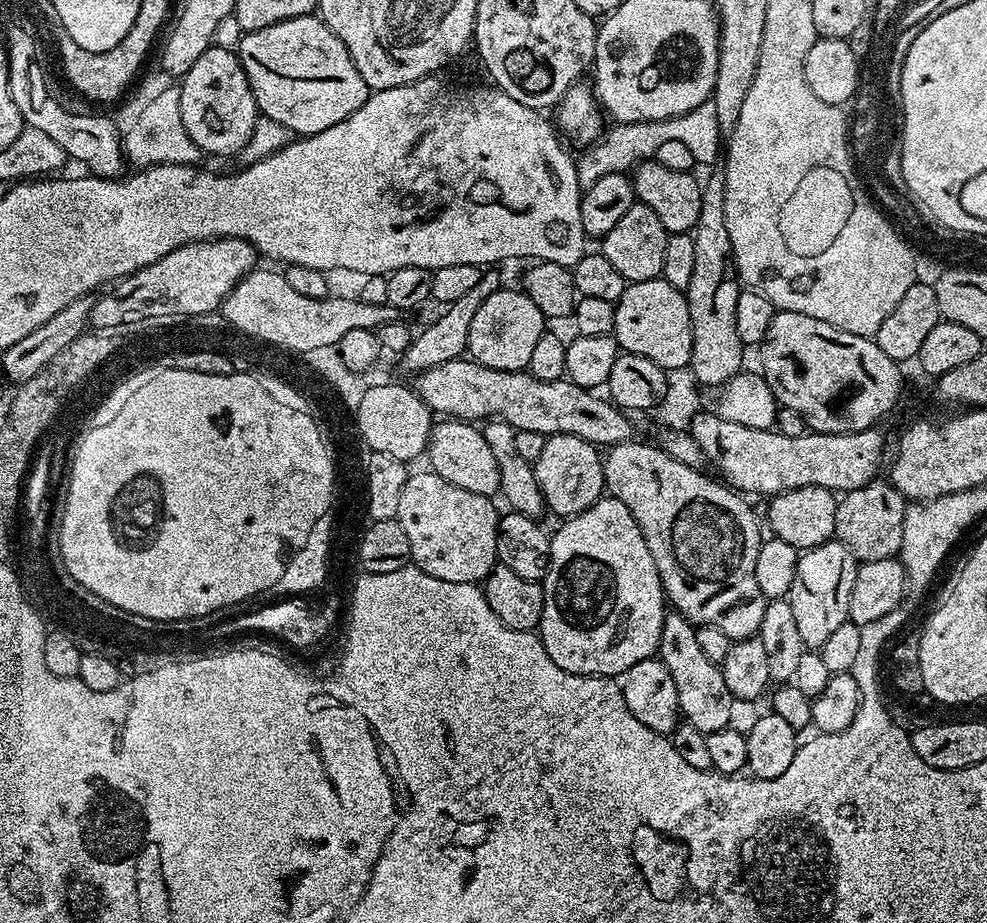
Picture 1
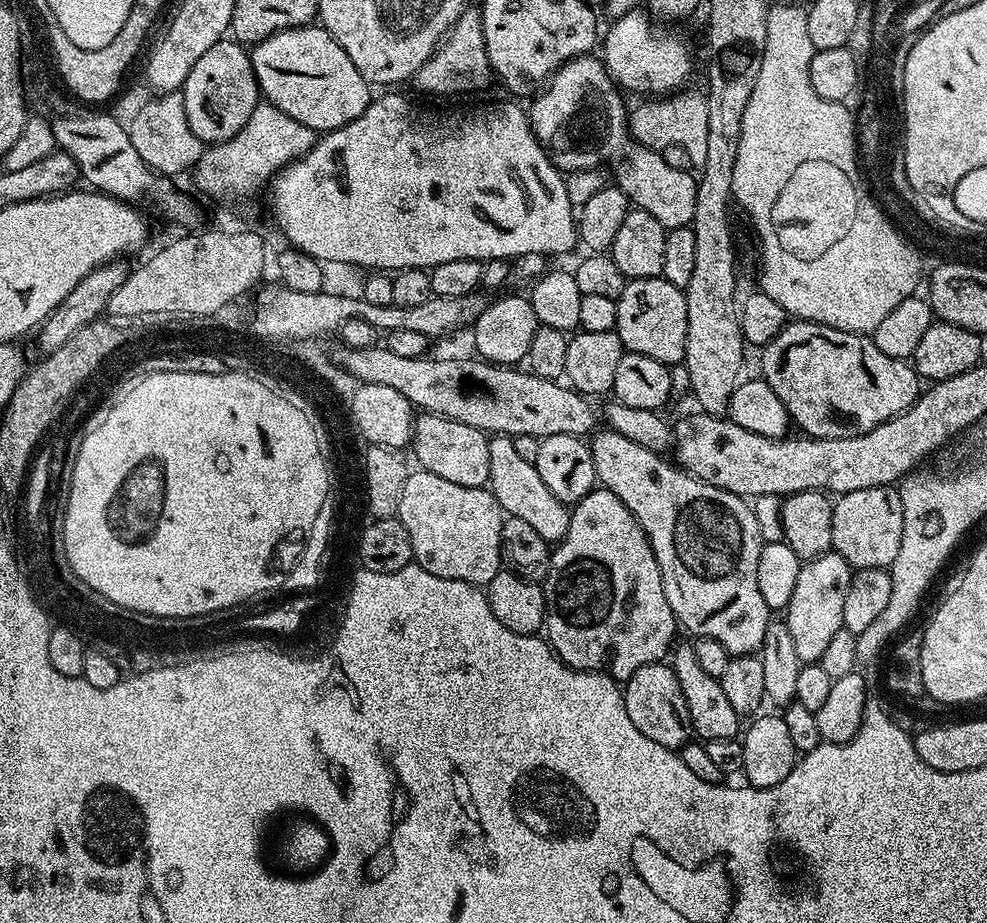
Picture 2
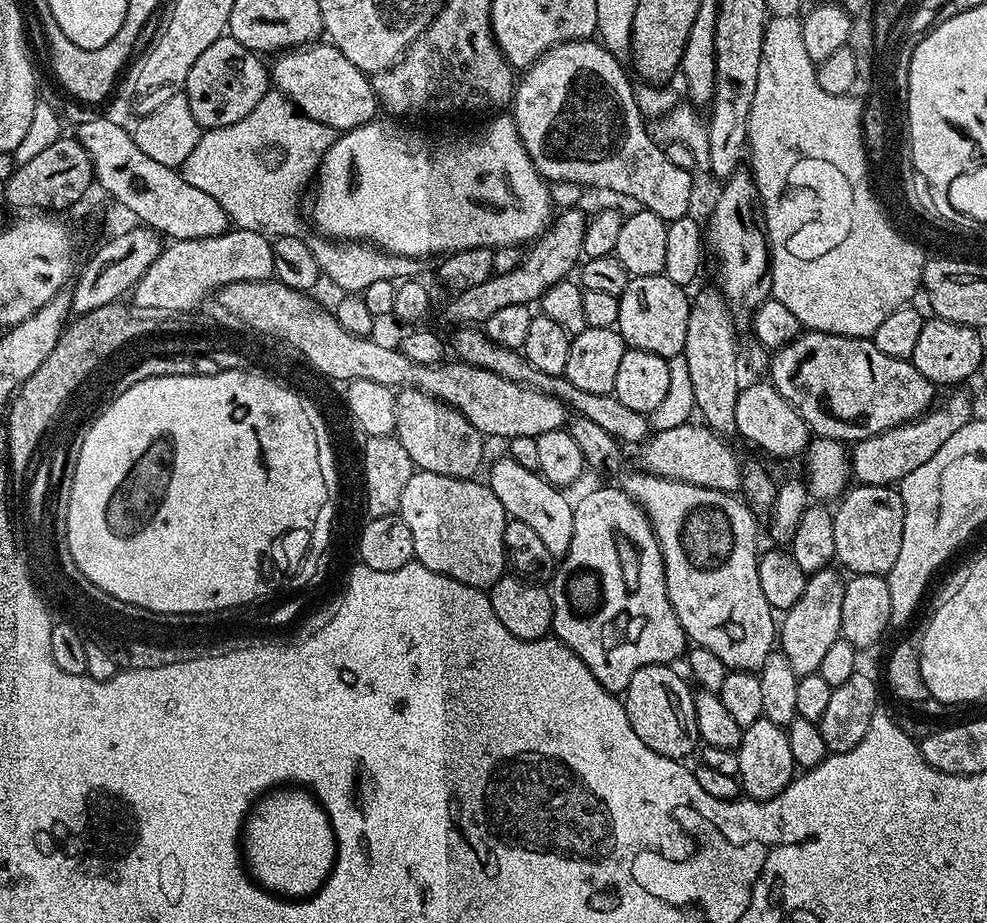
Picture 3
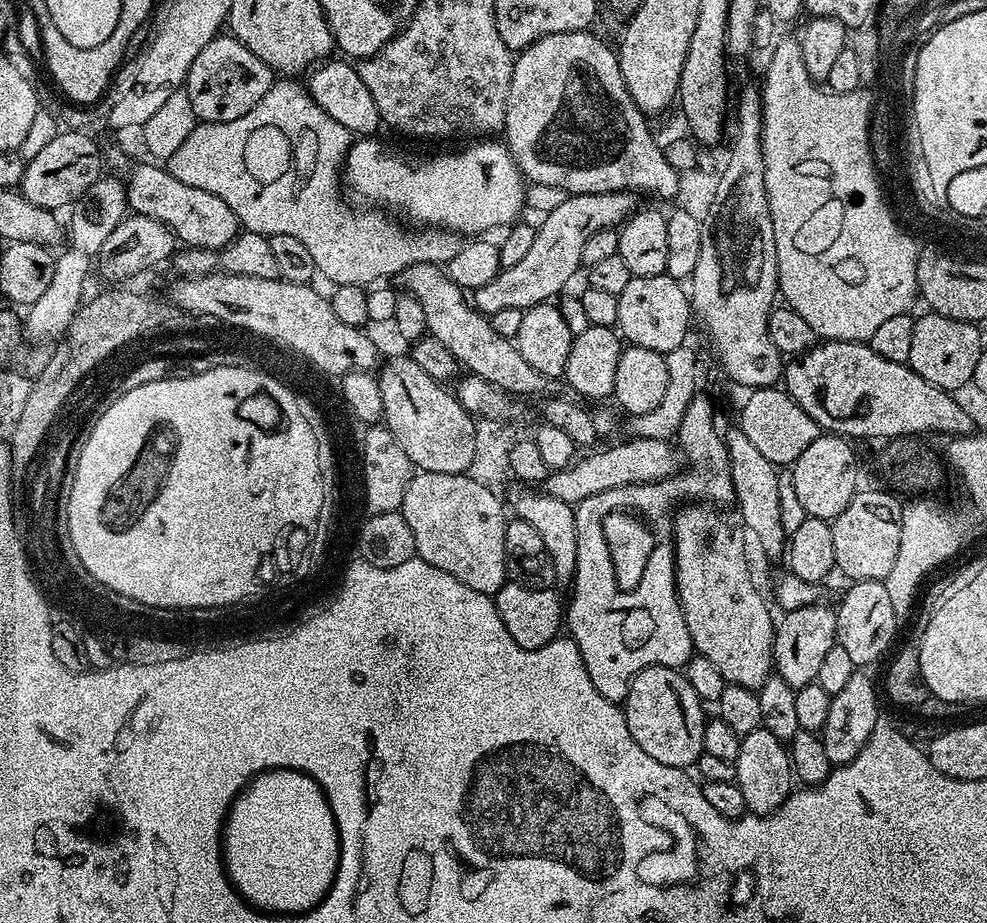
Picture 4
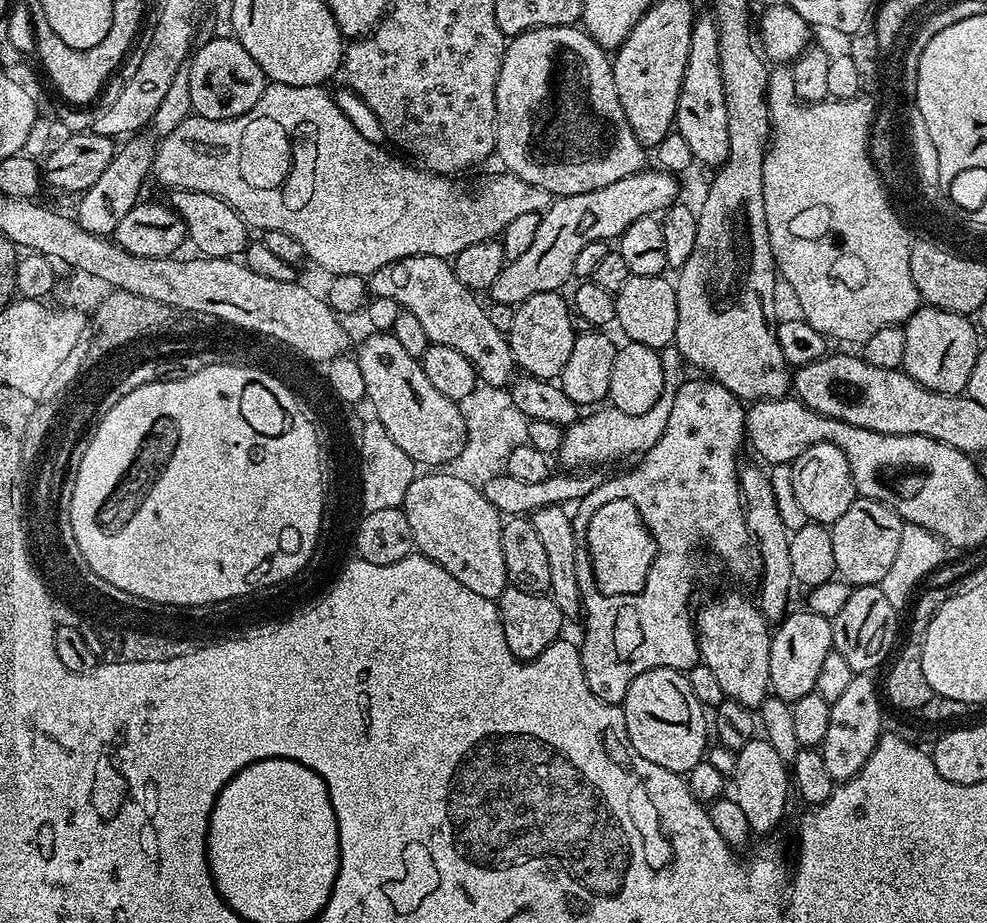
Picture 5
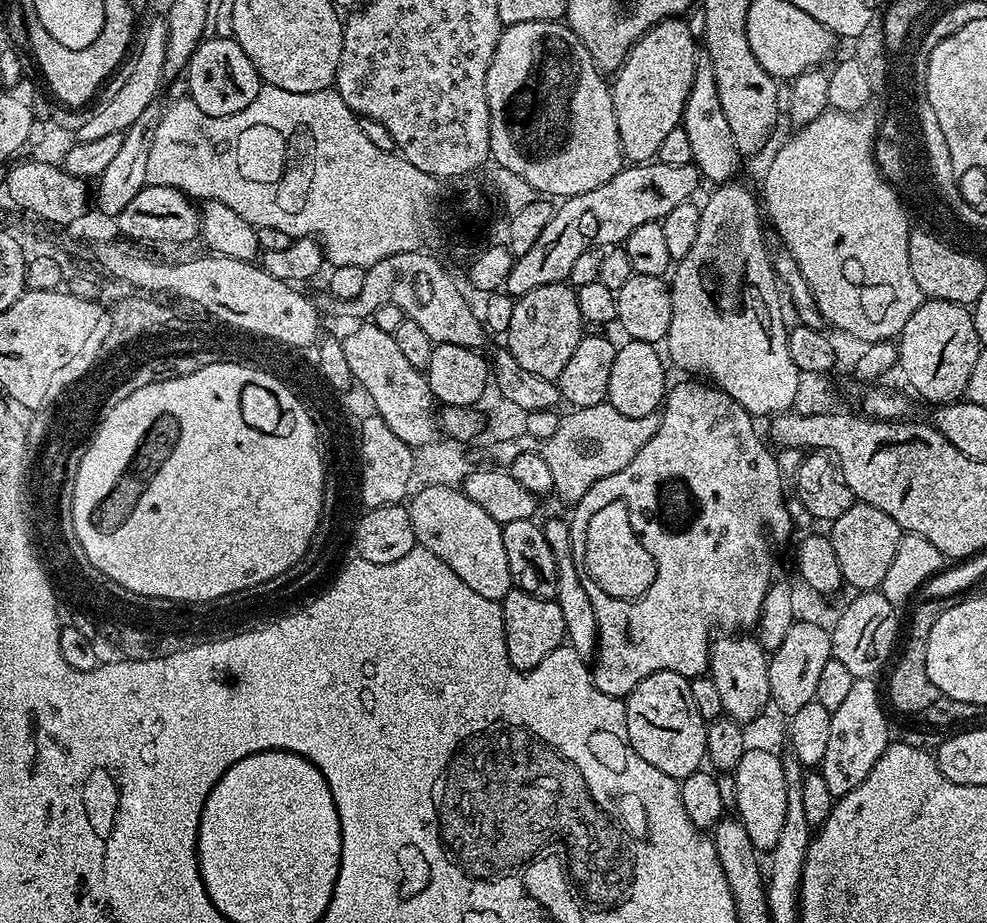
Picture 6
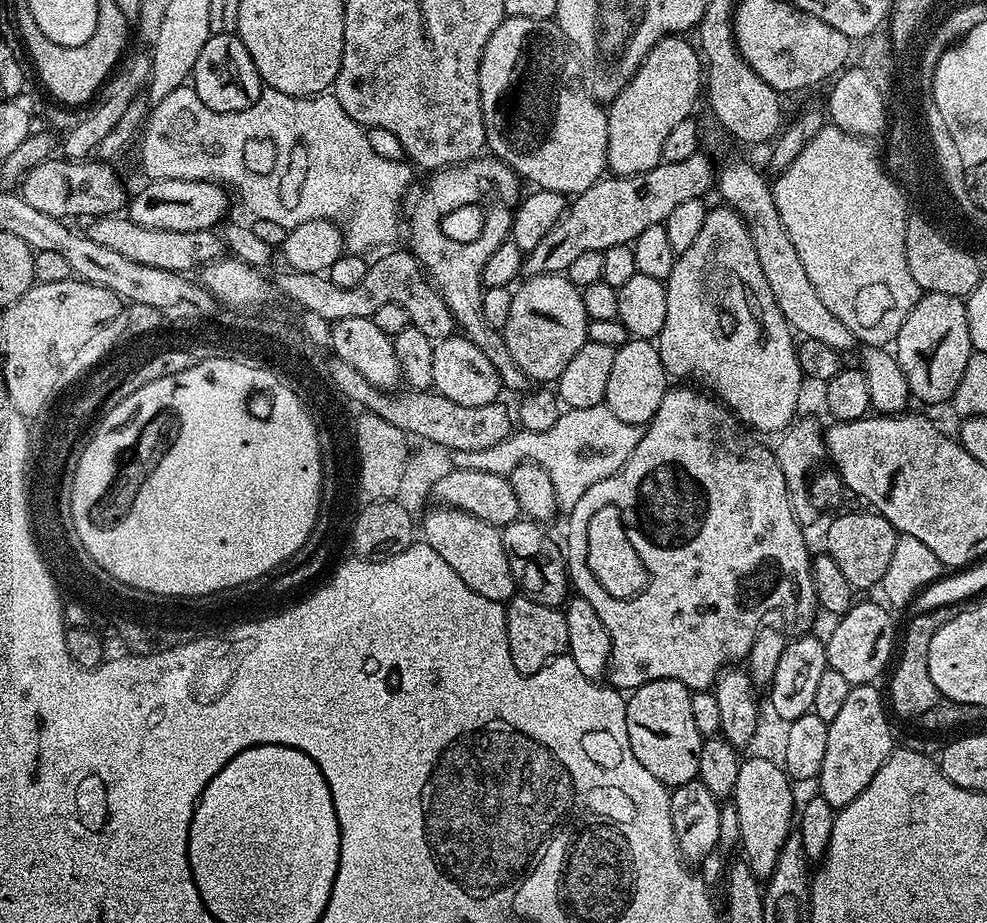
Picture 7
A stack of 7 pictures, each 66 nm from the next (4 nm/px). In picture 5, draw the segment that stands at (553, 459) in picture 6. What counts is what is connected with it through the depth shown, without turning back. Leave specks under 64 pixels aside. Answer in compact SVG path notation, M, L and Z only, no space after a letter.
M669 346L660 352L660 361L662 362L662 370L664 371L664 389L658 398L658 402L654 402L654 406L650 406L650 410L646 410L643 414L622 414L622 410L611 406L600 406L589 416L581 415L573 424L564 428L564 437L562 438L562 446L558 453L558 459L561 460L563 467L568 470L592 470L596 464L608 464L611 460L620 460L623 456L635 457L637 454L649 452L658 442L658 438L662 438L662 434L666 434L666 422L670 419L670 410L674 407L674 396L676 389L681 388L686 379L686 361L682 358L682 354L675 346Z

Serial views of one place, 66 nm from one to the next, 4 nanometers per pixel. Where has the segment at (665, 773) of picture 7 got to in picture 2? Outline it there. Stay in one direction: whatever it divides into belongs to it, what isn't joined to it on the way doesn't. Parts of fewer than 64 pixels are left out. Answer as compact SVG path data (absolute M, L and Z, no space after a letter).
M667 663L647 664L639 668L623 685L626 714L630 714L630 722L650 738L650 742L658 742L658 746L666 746L679 750L689 743L693 735L690 712L682 686L675 676L675 671Z

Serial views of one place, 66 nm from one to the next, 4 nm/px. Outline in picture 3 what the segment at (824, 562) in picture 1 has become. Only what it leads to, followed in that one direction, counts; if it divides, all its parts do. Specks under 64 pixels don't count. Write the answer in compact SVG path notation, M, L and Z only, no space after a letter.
M835 567L823 568L820 572L813 572L807 577L804 589L800 592L800 597L792 604L792 609L785 614L784 620L778 624L778 648L784 653L786 662L796 671L797 676L811 676L819 673L822 666L822 657L827 653L828 647L833 642L841 639L840 627L842 626L842 598L844 597L845 577L840 577L841 573Z

